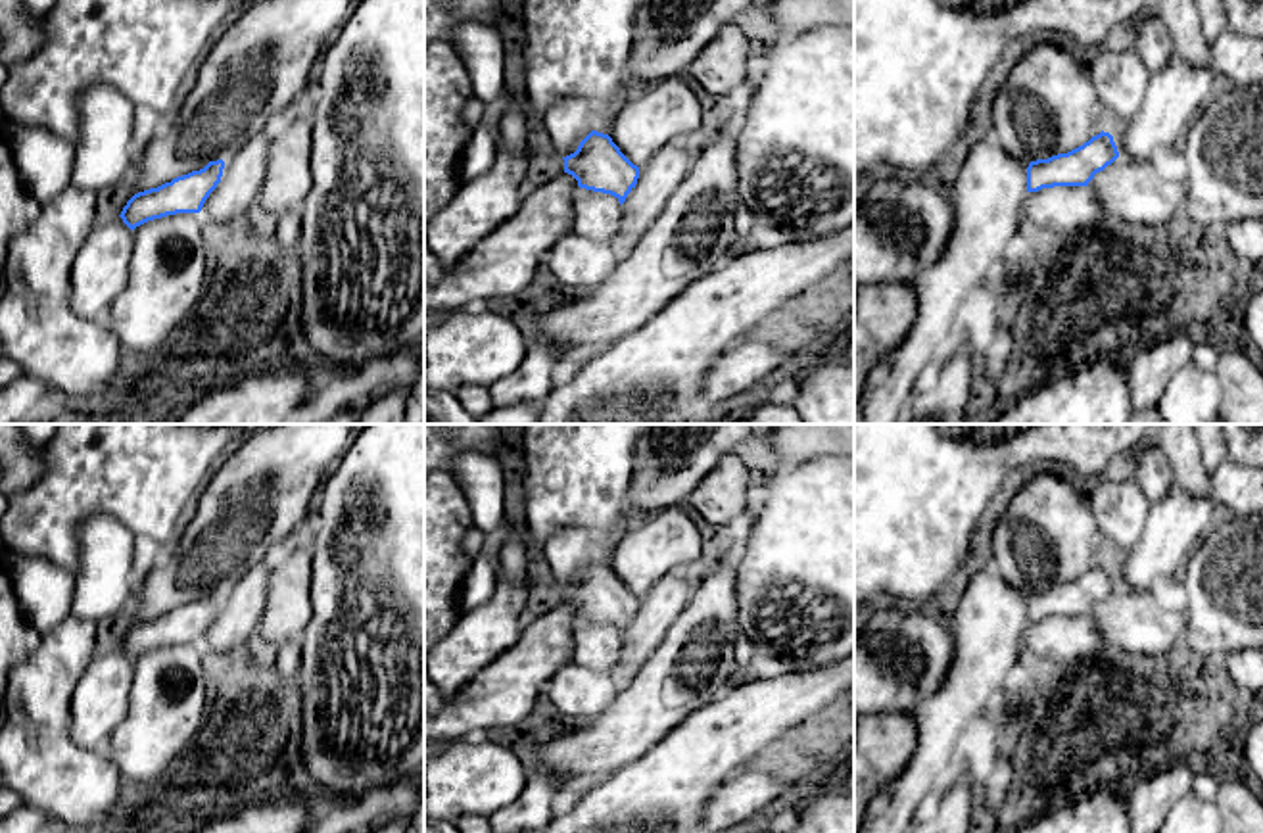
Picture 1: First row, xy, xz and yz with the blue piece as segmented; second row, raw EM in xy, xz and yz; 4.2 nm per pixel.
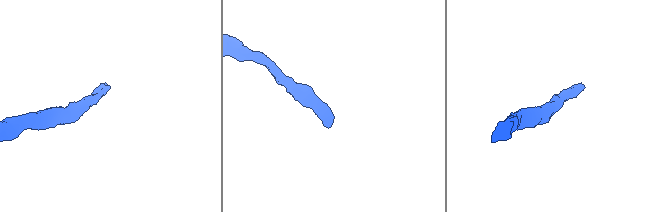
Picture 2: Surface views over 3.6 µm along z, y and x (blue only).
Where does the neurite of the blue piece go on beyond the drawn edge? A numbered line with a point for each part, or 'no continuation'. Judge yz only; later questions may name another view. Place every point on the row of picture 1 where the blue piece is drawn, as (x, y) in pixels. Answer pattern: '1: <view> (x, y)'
no continuation

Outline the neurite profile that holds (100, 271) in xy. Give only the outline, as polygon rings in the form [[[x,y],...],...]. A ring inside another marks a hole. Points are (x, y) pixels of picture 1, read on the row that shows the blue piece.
[[[121,217],[96,225],[75,255],[71,309],[88,321],[106,321],[111,303],[129,282],[136,236]]]

